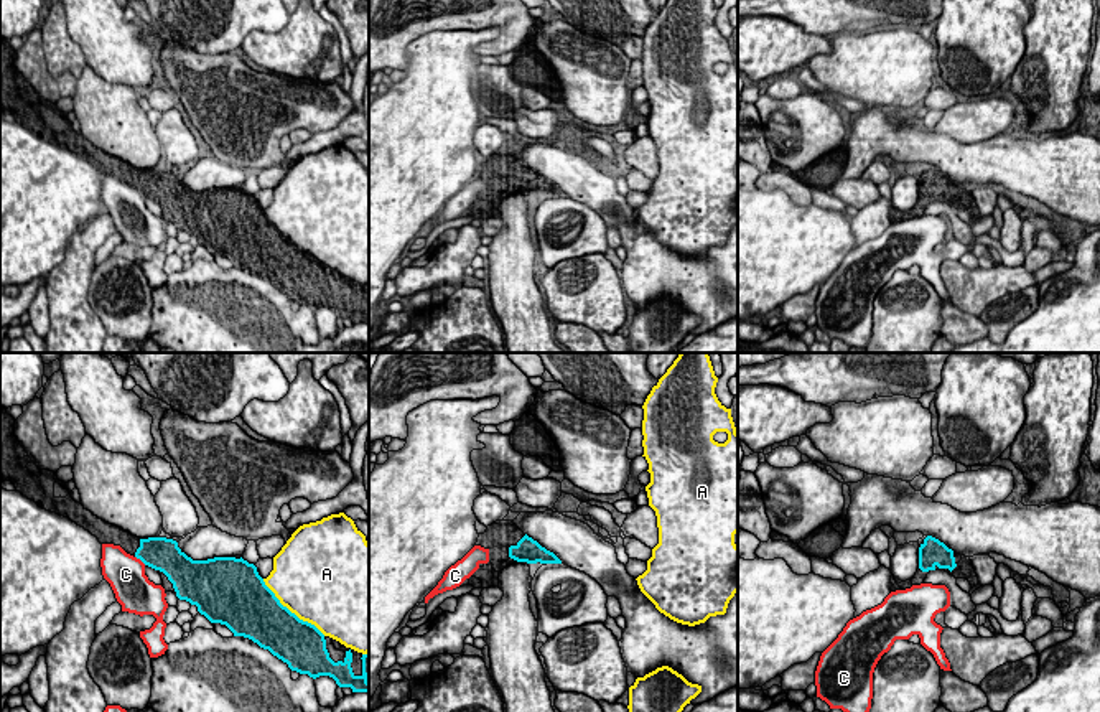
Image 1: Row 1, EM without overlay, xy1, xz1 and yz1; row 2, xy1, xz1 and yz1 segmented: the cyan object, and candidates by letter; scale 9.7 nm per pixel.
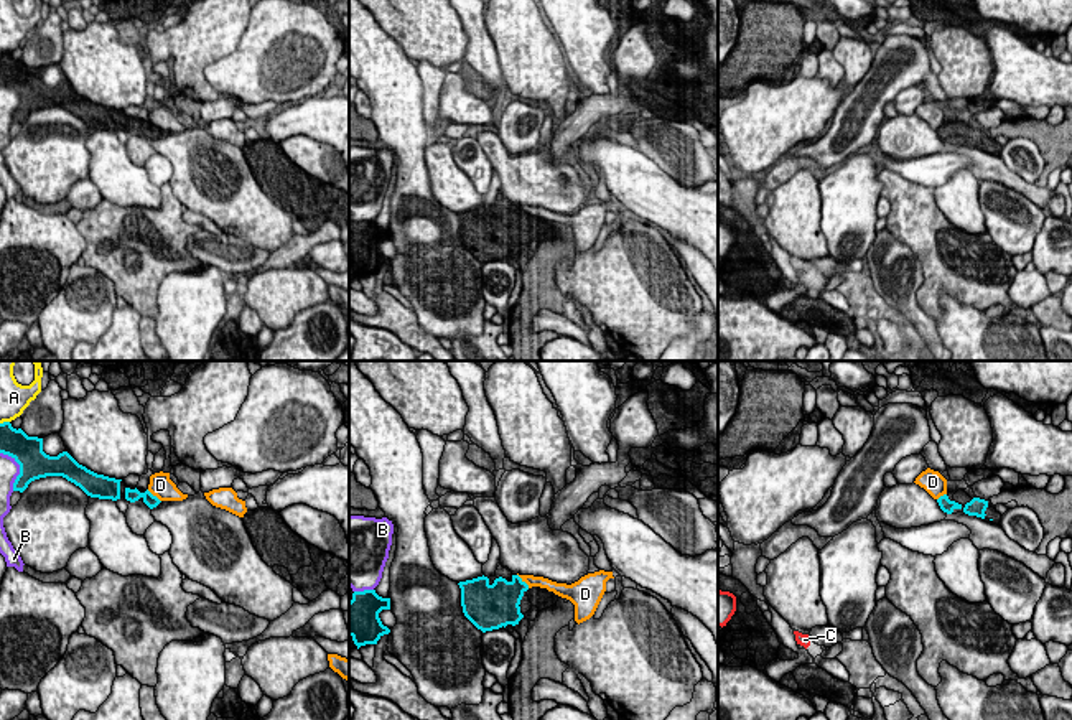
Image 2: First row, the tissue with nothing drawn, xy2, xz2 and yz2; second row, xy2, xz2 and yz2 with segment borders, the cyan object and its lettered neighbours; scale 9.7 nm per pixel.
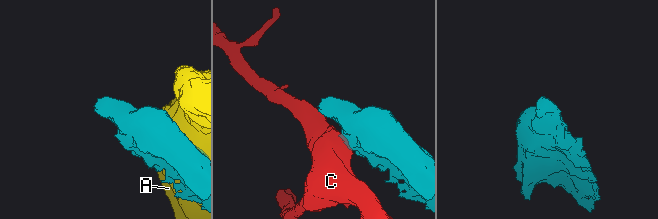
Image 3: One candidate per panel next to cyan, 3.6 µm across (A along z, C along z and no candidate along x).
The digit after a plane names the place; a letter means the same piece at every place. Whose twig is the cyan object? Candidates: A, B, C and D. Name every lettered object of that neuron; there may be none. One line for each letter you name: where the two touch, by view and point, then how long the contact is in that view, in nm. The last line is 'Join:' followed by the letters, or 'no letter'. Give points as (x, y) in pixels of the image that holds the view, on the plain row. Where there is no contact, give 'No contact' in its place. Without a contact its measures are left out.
Join: no letter

